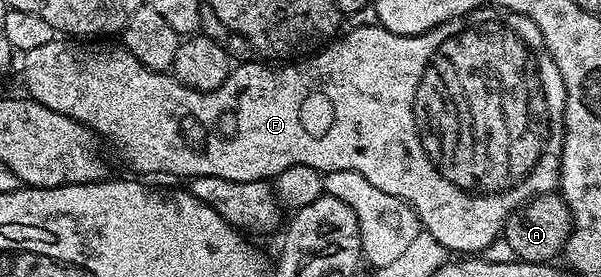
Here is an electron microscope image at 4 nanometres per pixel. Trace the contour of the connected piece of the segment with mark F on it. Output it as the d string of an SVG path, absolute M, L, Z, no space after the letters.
M526 16L517 17L518 32L514 28L509 28L506 24L501 24L498 20L474 20L475 18L459 18L450 20L447 24L436 26L432 30L422 32L418 36L401 36L395 32L390 32L388 29L381 26L371 27L351 27L350 33L339 35L337 39L326 45L325 48L305 57L304 62L286 62L281 66L271 66L269 63L258 64L259 62L242 62L231 71L230 77L220 87L211 92L201 92L195 88L189 88L188 85L182 83L177 76L169 71L157 72L148 66L141 64L136 57L132 55L127 48L122 47L121 43L114 42L111 48L101 48L101 43L98 42L75 42L70 38L56 38L52 42L48 42L44 46L36 46L36 50L28 50L21 57L22 60L22 80L26 83L26 88L31 97L37 100L39 104L48 106L52 110L56 110L60 114L64 114L68 118L78 120L89 128L95 137L103 136L112 147L118 151L118 156L131 168L131 173L142 174L138 172L167 172L170 176L183 176L189 178L192 176L215 176L216 178L228 178L232 182L252 182L253 180L270 180L278 177L282 171L288 170L292 166L310 166L317 168L323 174L336 173L338 171L355 171L356 174L362 174L372 185L384 190L388 194L395 195L396 198L404 199L418 213L421 227L429 235L437 240L440 244L452 254L482 254L486 249L499 237L503 235L506 227L506 219L513 216L523 206L530 203L535 196L545 196L553 193L558 188L558 171L560 170L560 162L562 161L562 134L564 131L564 108L566 106L566 91L564 90L564 78L560 78L560 70L556 66L556 62L546 51L546 45L542 43L542 35L540 30L536 30L536 26Z

